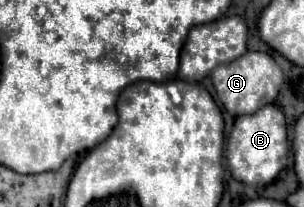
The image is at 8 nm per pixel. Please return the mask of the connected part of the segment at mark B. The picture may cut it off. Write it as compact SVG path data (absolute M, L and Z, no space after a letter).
M266 105L252 115L236 117L226 143L226 161L232 177L247 185L264 186L274 182L288 159L288 131L284 113L276 105Z

